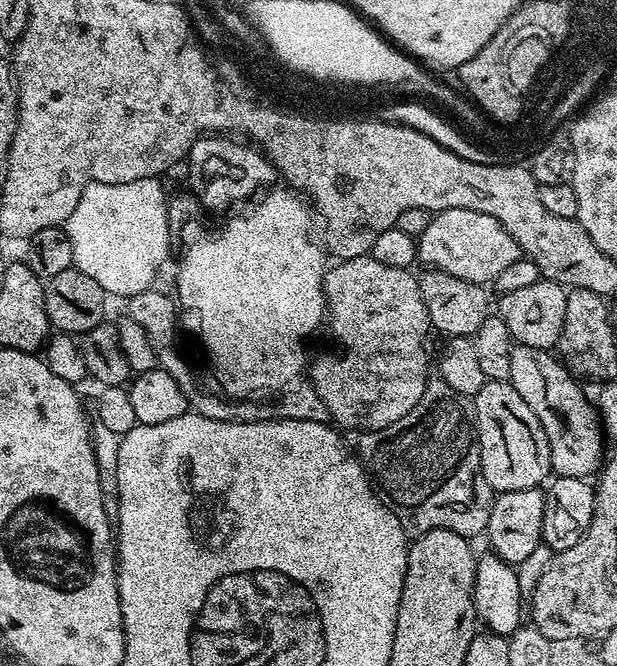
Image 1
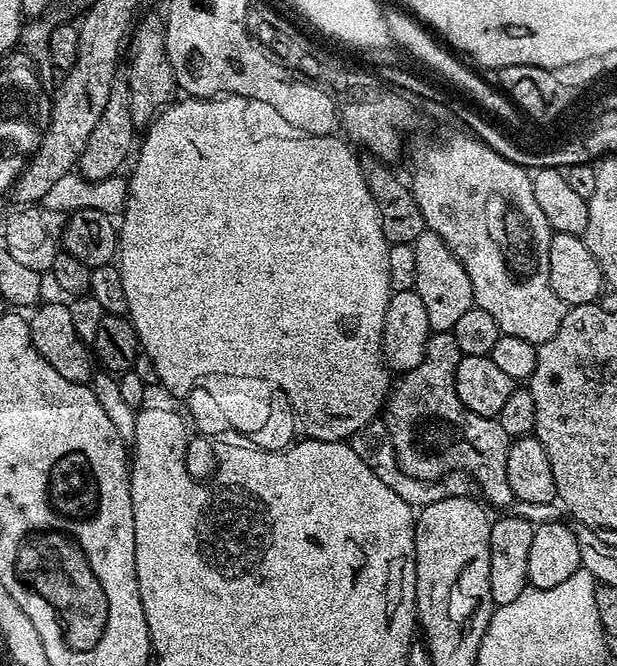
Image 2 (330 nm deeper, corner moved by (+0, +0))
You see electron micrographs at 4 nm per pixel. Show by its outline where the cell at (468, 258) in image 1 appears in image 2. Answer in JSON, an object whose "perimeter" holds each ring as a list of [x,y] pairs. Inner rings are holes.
{"perimeter":[[[425,230],[416,239],[414,254],[418,265],[414,290],[426,306],[426,318],[430,318],[432,332],[451,332],[454,326],[458,326],[466,310],[474,307],[470,278],[462,262],[458,262],[456,255],[446,246],[446,242],[442,242],[442,238],[438,238],[438,234]]]}

